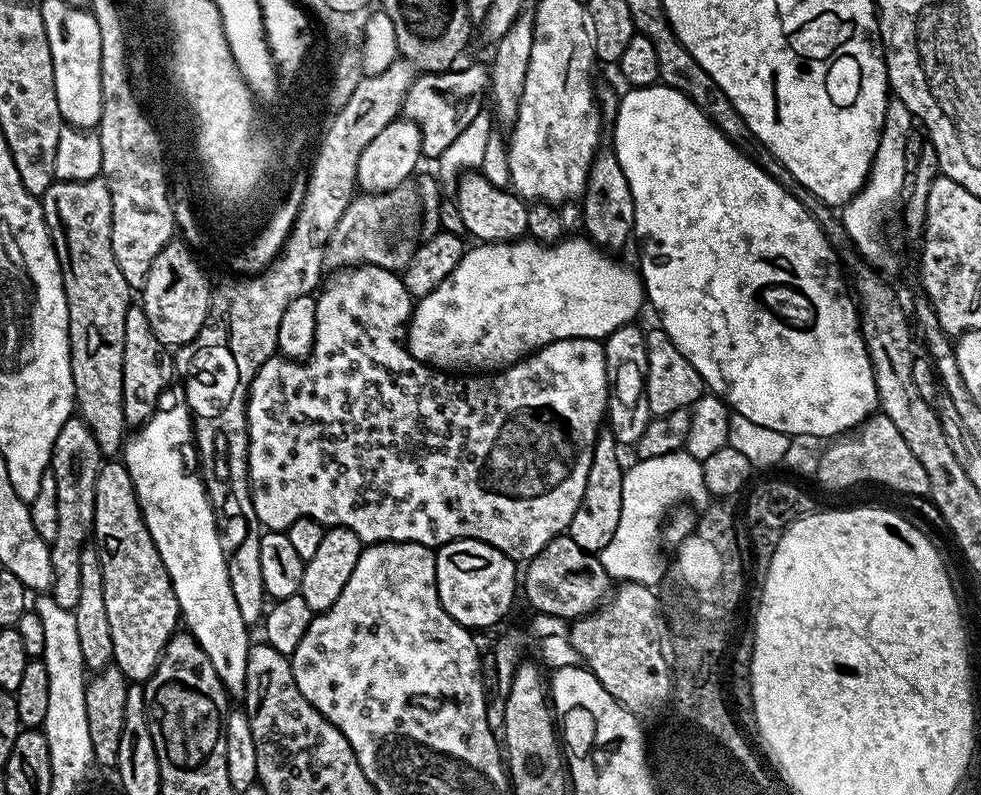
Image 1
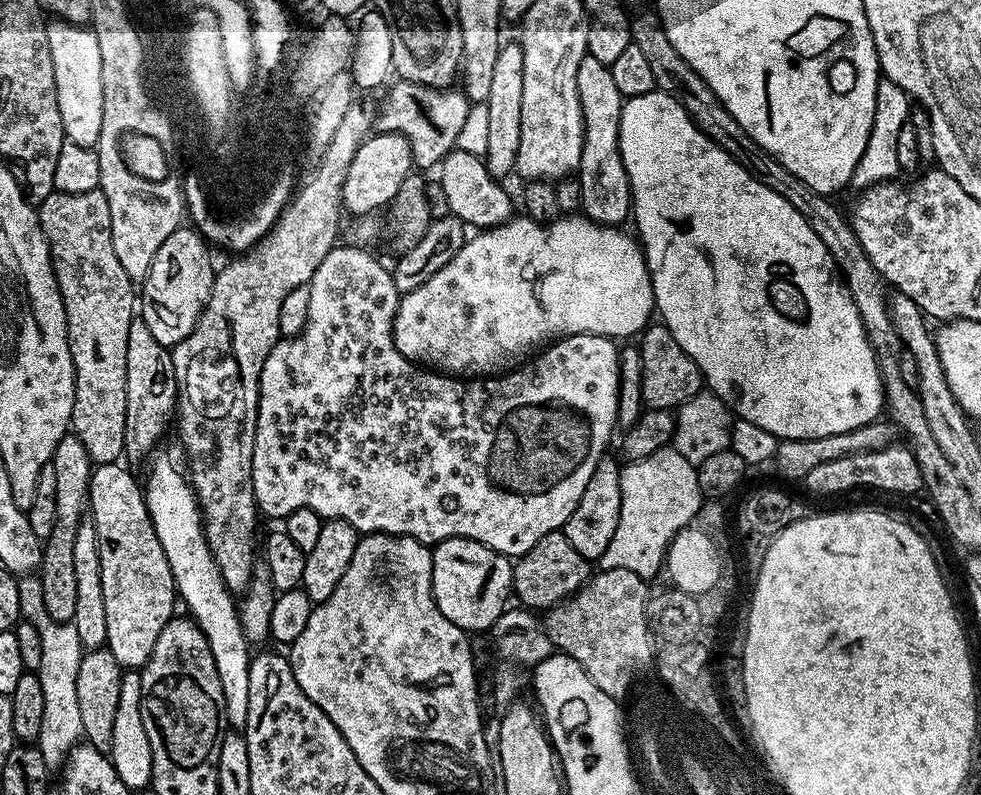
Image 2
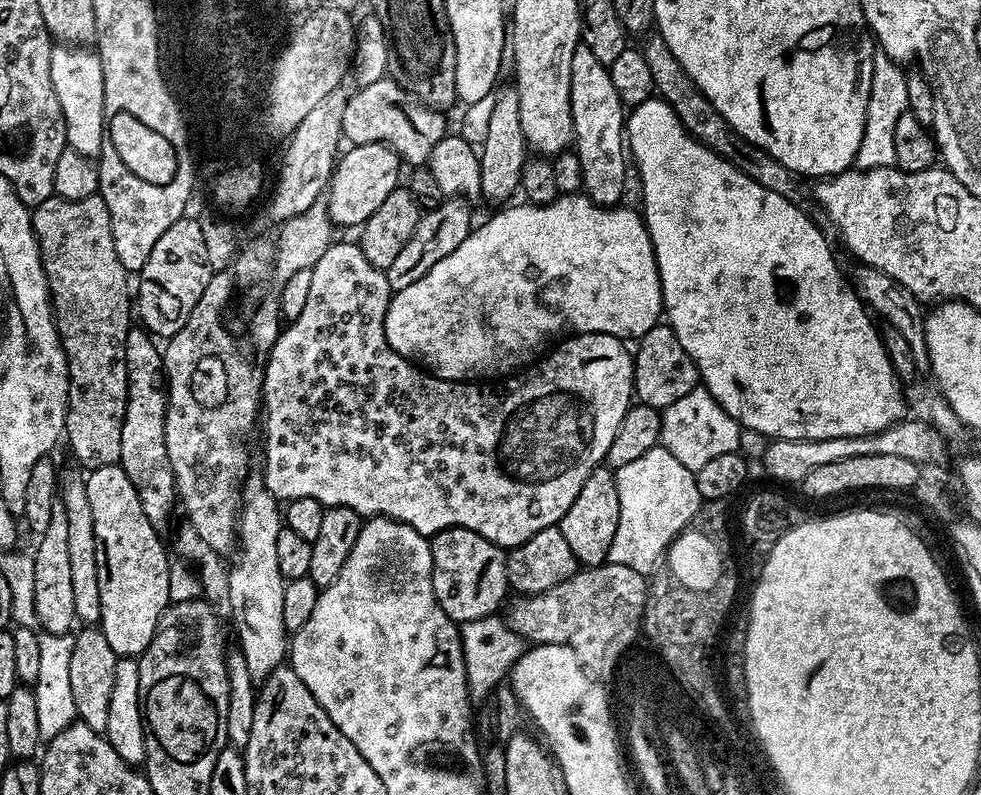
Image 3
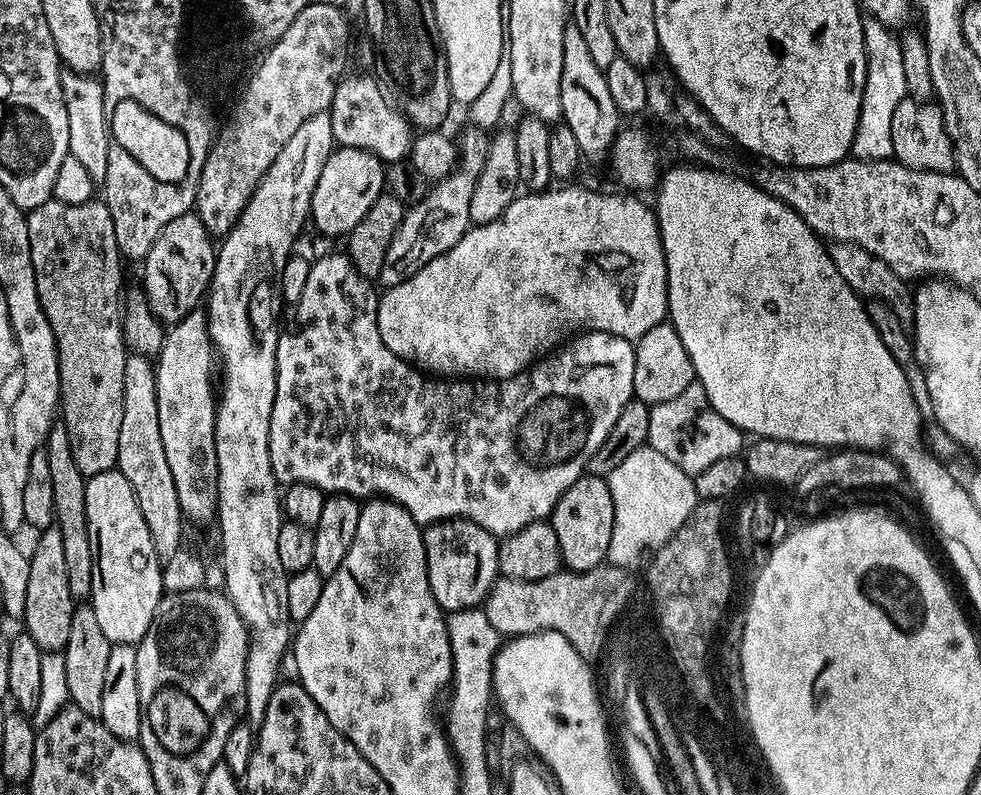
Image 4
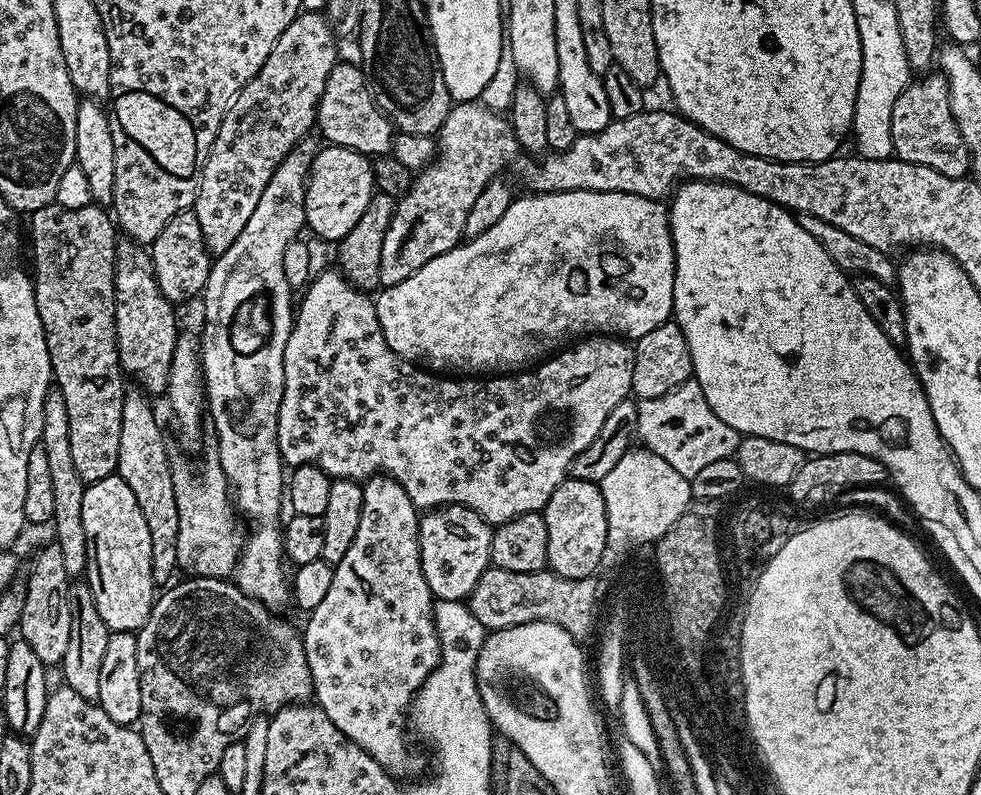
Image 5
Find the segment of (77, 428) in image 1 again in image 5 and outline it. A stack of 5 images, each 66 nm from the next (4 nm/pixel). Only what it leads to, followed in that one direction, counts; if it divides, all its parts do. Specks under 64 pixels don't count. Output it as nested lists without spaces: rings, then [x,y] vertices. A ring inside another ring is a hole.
[[[54,542],[48,545],[36,556],[36,565],[32,568],[28,580],[24,584],[24,601],[22,614],[18,625],[19,639],[25,640],[42,658],[46,666],[63,665],[66,649],[70,647],[70,602],[68,601],[68,585],[70,577],[66,574],[66,566],[62,559],[62,550]]]

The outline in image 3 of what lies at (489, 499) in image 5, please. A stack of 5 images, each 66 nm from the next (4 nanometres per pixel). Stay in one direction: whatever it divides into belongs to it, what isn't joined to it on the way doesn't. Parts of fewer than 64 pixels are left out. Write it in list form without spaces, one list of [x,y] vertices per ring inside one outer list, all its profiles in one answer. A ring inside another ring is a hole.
[[[334,242],[326,250],[326,254],[318,258],[318,262],[311,270],[306,307],[272,343],[267,353],[268,365],[262,368],[262,424],[264,420],[262,475],[266,490],[270,490],[273,498],[277,502],[314,498],[325,508],[346,506],[362,518],[388,516],[391,520],[402,522],[418,530],[418,534],[429,538],[447,528],[474,530],[474,534],[482,534],[482,538],[494,542],[505,550],[522,546],[522,542],[526,542],[526,538],[534,538],[538,530],[557,527],[566,510],[570,510],[574,498],[578,498],[578,490],[582,490],[586,478],[605,463],[610,442],[614,442],[614,434],[618,434],[618,426],[622,426],[626,410],[634,403],[632,387],[634,356],[629,345],[618,336],[582,332],[569,335],[563,343],[556,346],[561,348],[553,347],[543,358],[537,359],[513,375],[503,377],[499,382],[440,380],[437,376],[421,370],[411,360],[403,360],[386,342],[384,323],[388,303],[392,300],[392,287],[385,269],[375,268],[370,266],[370,262],[366,262],[366,254],[362,254],[359,243]]]

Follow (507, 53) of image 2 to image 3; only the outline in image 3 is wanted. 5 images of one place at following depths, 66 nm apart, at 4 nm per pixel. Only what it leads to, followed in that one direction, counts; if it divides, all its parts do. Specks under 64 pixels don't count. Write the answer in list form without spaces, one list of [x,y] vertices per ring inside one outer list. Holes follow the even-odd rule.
[[[515,86],[502,88],[495,93],[496,101],[494,102],[494,111],[490,114],[486,138],[478,145],[480,196],[483,199],[488,199],[490,203],[496,204],[492,206],[503,205],[513,199],[512,195],[517,195],[520,192],[522,166],[530,158],[530,149],[522,134],[522,114],[518,114],[518,90]]]

